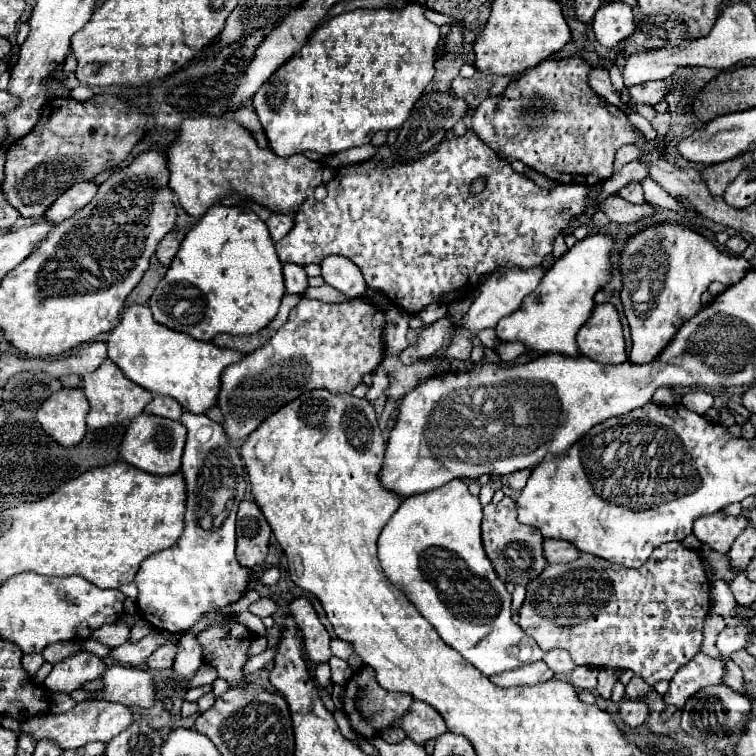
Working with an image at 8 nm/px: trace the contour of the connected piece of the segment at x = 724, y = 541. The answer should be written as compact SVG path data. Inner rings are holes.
M714 512L714 514L706 514L700 516L694 522L694 536L710 546L712 550L726 554L734 542L734 538L748 526L746 516L728 516L724 512Z

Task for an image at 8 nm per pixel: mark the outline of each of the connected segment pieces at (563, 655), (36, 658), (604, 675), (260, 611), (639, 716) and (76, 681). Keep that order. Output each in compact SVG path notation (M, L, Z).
M554 648L550 652L544 654L544 662L548 664L548 668L556 674L564 674L564 672L572 672L576 668L576 664L572 664L572 658L566 650Z
M26 654L26 656L22 658L22 664L24 664L26 672L28 672L30 676L34 676L34 674L40 670L40 666L44 664L44 658L42 658L42 654Z
M601 668L598 674L598 694L602 698L610 698L612 686L618 682L618 670L613 668Z
M258 598L254 604L248 606L248 610L252 614L256 614L258 618L266 618L266 616L270 616L276 610L276 604L270 598Z
M622 700L618 714L626 728L636 728L646 720L648 706L644 702L636 702L636 700Z
M80 652L54 664L52 672L44 680L44 686L50 692L74 692L82 688L86 682L102 676L104 670L106 664L102 662L102 658L90 652Z

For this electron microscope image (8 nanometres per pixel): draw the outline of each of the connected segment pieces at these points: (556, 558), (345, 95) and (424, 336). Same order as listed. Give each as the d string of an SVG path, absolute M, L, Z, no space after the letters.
M544 540L544 558L548 564L572 562L578 556L580 552L566 540Z
M408 4L402 10L358 8L328 18L310 36L308 46L274 72L252 98L270 150L282 158L306 150L328 156L368 144L378 130L400 128L434 76L434 52L438 40L438 26L424 18L424 8L418 4Z
M448 316L440 318L438 322L426 326L426 328L420 332L416 344L408 346L408 348L400 354L400 360L402 360L404 364L410 364L410 362L414 362L414 360L418 360L418 358L430 358L430 356L434 356L434 354L442 348L444 340L446 340L446 336L448 336L450 332L452 332L452 322L450 322L450 318L448 318Z

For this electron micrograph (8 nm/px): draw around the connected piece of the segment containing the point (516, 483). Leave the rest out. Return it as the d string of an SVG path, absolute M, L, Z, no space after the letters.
M520 470L520 472L506 474L506 476L500 478L500 482L502 482L502 486L508 486L512 490L522 490L524 484L526 484L526 480L528 480L528 476L530 476L530 472L532 470Z

